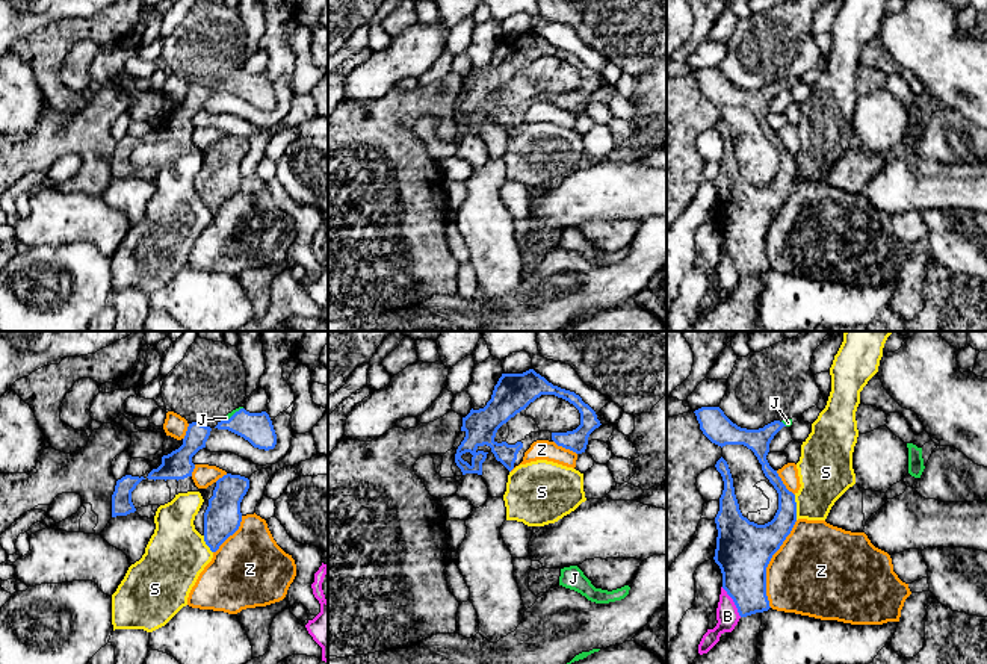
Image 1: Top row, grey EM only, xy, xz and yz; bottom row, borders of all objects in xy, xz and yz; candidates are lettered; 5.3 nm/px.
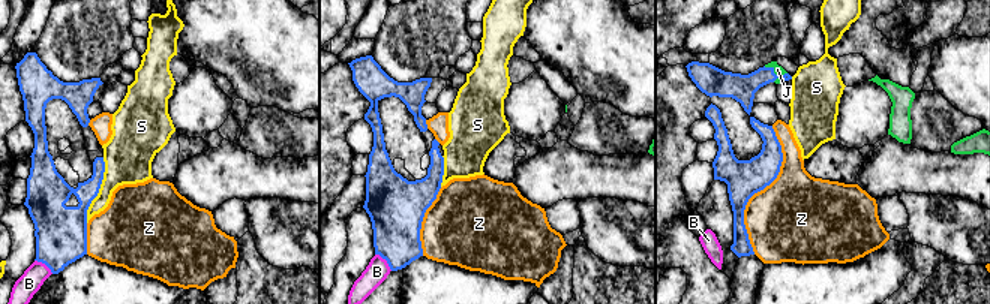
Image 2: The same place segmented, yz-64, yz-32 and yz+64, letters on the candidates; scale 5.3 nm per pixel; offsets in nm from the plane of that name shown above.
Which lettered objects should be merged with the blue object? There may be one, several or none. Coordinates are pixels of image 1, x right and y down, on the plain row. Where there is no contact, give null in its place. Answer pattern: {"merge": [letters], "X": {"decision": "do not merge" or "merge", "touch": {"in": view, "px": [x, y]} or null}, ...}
{"merge": ["J"], "B": {"decision": "do not merge", "touch": {"in": "yz", "px": [733, 262]}}, "J": {"decision": "merge", "touch": {"in": "xy", "px": [233, 76]}}, "S": {"decision": "do not merge", "touch": {"in": "yz", "px": [795, 168]}}, "Z": {"decision": "do not merge", "touch": {"in": "yz", "px": [768, 224]}}}

